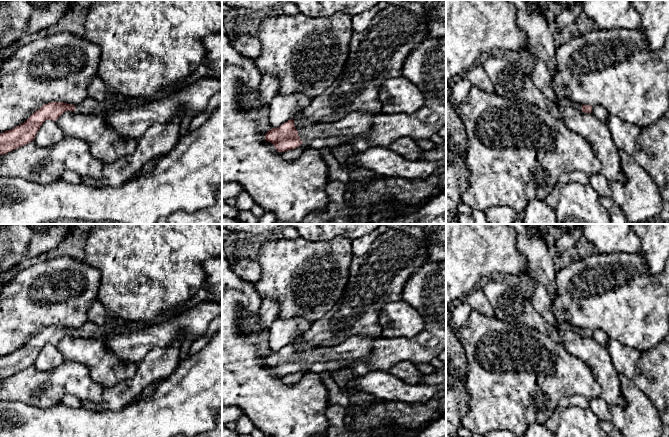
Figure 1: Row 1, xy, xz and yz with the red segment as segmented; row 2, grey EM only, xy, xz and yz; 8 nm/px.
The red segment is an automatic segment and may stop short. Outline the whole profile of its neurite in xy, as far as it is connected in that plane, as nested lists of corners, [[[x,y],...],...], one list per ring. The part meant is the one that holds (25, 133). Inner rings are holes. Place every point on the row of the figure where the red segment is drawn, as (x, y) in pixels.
[[[91,97],[86,98],[82,103],[77,104],[77,105],[71,105],[71,104],[67,104],[67,103],[63,103],[63,102],[49,102],[47,104],[44,104],[40,109],[38,109],[37,111],[35,111],[23,124],[14,127],[11,130],[7,130],[3,133],[0,133],[0,155],[4,155],[9,153],[10,151],[13,151],[19,147],[22,147],[32,141],[34,141],[35,136],[38,132],[38,130],[40,129],[40,127],[42,126],[42,124],[46,121],[46,120],[53,120],[53,121],[57,121],[57,119],[66,111],[74,111],[77,113],[100,113],[102,116],[107,116],[109,114],[114,113],[117,109],[122,109],[122,108],[115,108],[113,104],[108,105],[107,104],[107,99],[104,101],[97,101]]]

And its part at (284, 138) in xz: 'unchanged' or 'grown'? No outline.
grown

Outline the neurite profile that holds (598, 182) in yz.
[[[603,174],[589,175],[588,184],[599,194],[600,197],[612,196],[610,182]]]

